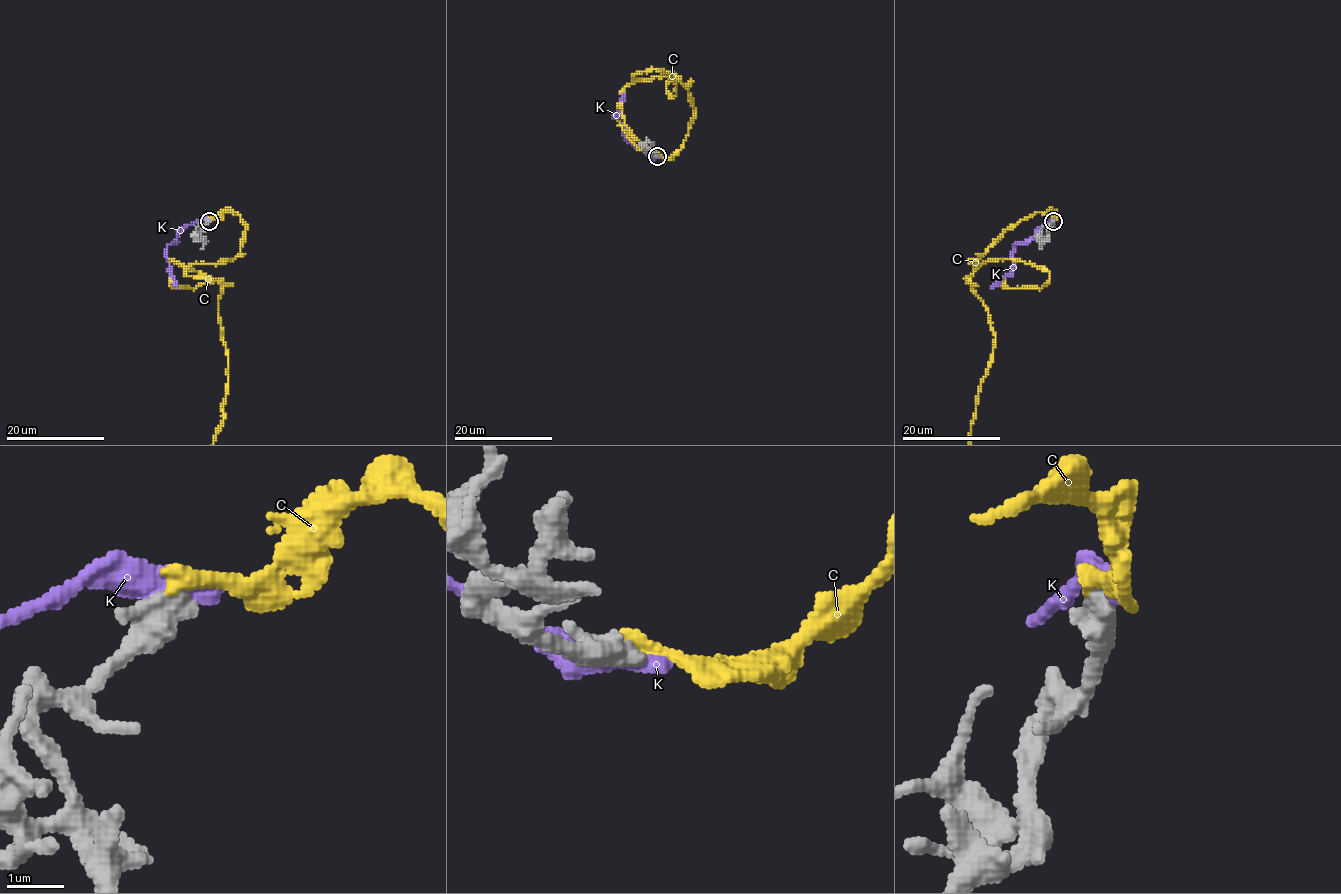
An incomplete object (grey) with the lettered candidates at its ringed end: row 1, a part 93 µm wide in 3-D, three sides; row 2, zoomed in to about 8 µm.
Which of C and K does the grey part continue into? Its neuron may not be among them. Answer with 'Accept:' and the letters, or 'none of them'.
Accept: none of them

